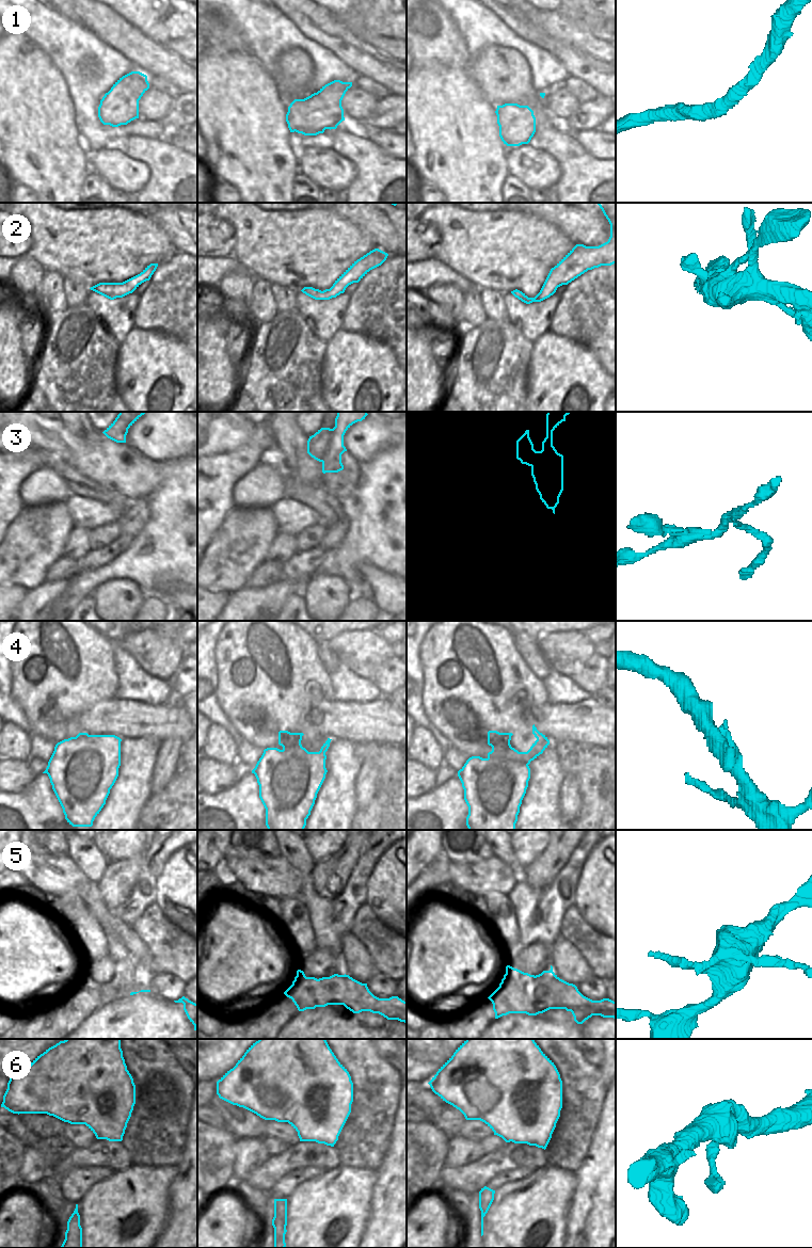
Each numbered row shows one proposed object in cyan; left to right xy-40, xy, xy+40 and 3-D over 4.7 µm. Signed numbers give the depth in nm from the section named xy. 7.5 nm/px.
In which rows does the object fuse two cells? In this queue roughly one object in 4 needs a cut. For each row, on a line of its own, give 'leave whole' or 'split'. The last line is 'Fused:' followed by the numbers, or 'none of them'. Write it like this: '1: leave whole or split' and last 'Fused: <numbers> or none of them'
1: leave whole
2: leave whole
3: split
4: leave whole
5: split
6: leave whole
Fused: 3, 5

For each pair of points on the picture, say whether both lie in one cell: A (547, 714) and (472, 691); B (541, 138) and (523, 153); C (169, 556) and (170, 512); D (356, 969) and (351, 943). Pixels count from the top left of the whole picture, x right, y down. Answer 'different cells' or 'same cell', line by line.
A: different cells
B: different cells
C: same cell
D: same cell

